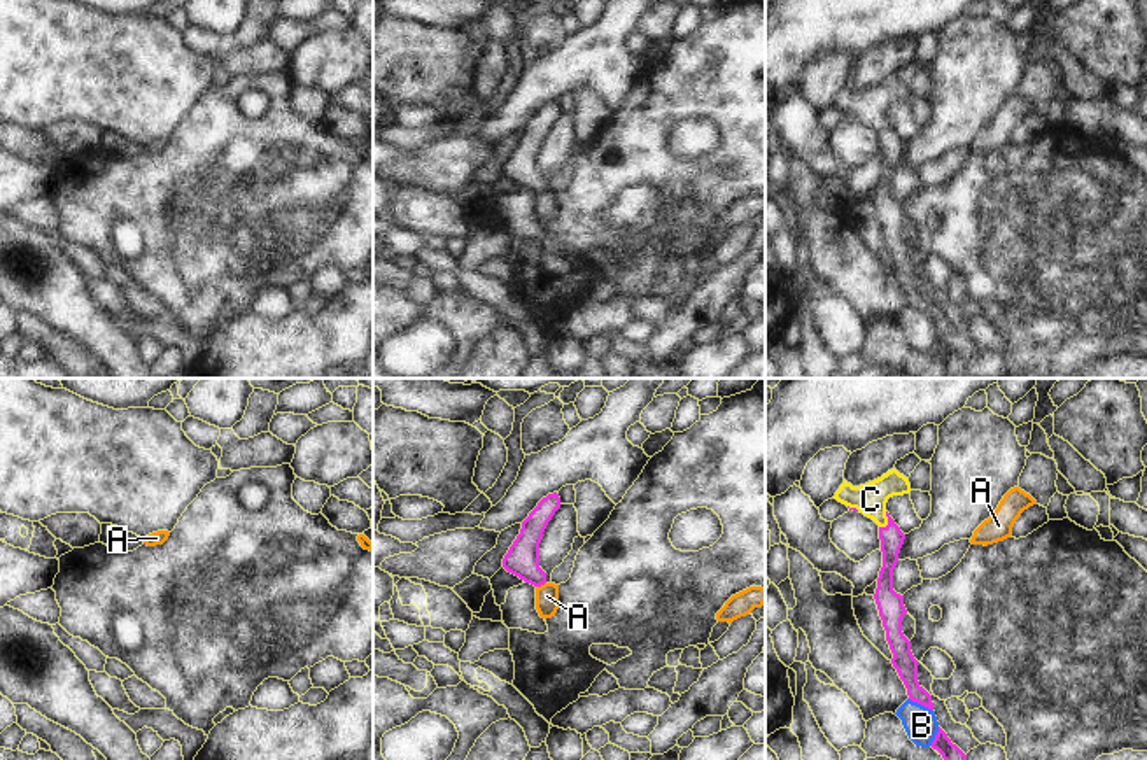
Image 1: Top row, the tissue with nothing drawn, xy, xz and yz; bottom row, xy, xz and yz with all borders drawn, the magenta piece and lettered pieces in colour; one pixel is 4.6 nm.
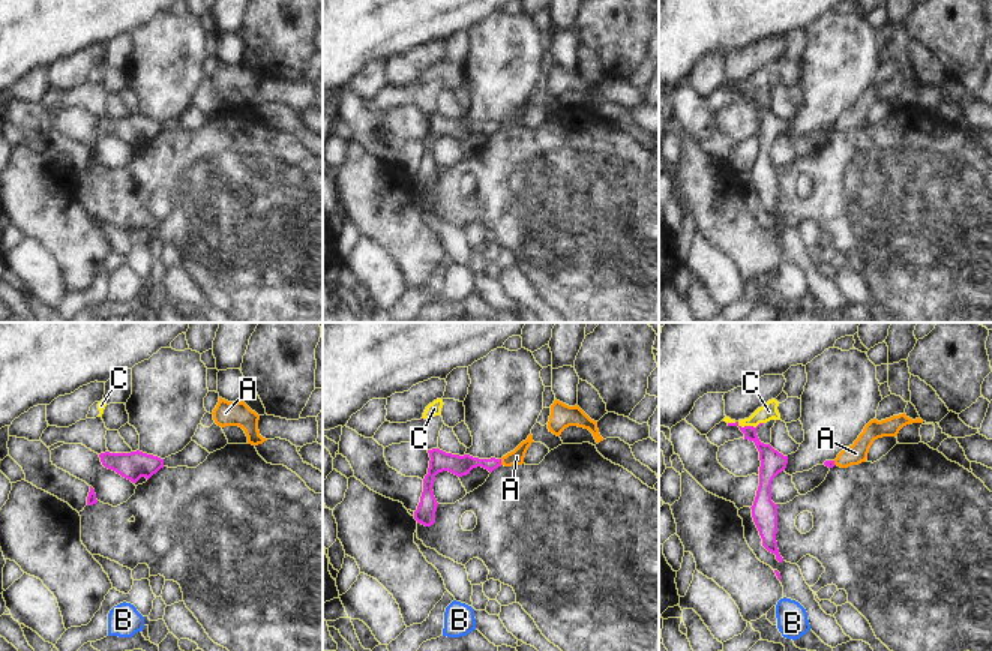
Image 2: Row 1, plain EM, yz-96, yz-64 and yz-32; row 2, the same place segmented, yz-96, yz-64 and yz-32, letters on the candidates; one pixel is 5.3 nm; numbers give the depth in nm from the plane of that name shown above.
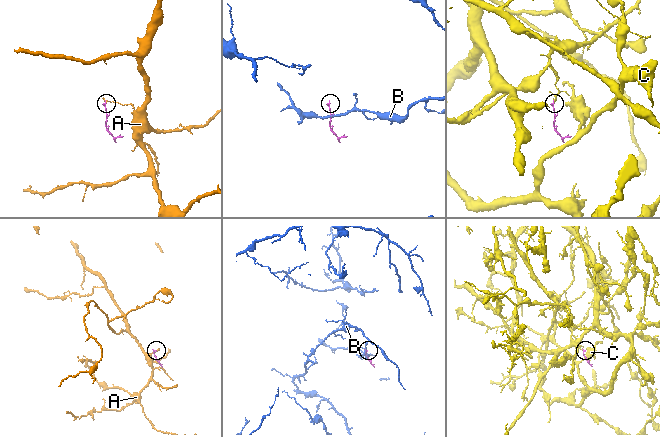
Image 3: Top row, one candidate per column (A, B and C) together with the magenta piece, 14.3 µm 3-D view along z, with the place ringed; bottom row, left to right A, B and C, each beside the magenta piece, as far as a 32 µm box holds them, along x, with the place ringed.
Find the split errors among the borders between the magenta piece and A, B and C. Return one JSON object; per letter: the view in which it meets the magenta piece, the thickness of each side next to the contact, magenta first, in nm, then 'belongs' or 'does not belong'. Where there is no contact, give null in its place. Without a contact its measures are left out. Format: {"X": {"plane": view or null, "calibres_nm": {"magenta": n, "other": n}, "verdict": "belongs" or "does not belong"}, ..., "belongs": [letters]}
{"A": {"plane": "xz", "calibres_nm": {"magenta": 160, "other": 110}, "verdict": "does not belong"}, "B": {"plane": "yz", "calibres_nm": {"magenta": 100, "other": 150}, "verdict": "does not belong"}, "C": {"plane": "yz", "calibres_nm": {"magenta": 110, "other": 150}, "verdict": "belongs"}, "belongs": ["C"]}

